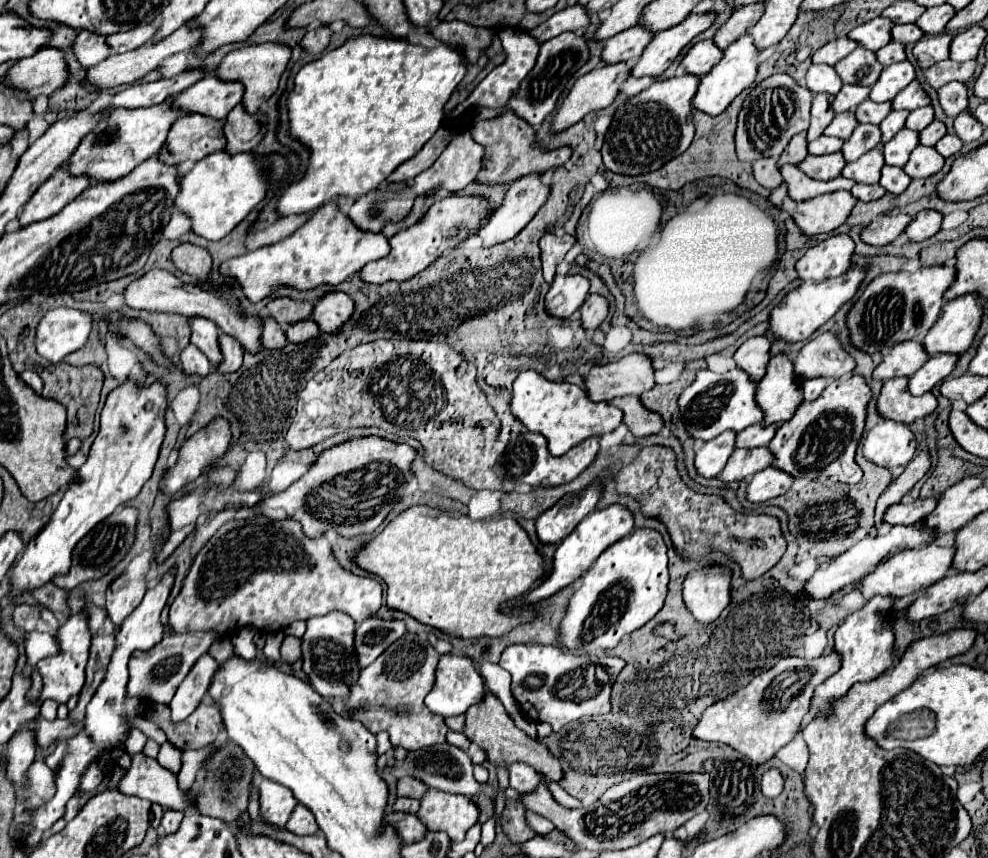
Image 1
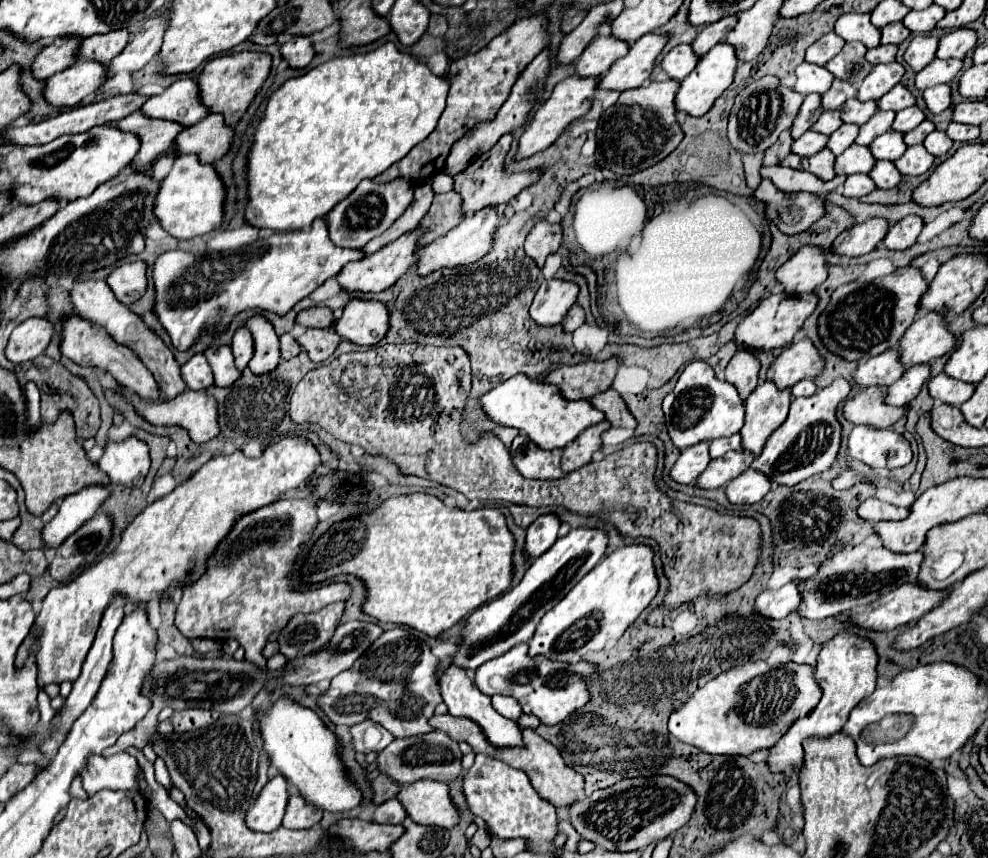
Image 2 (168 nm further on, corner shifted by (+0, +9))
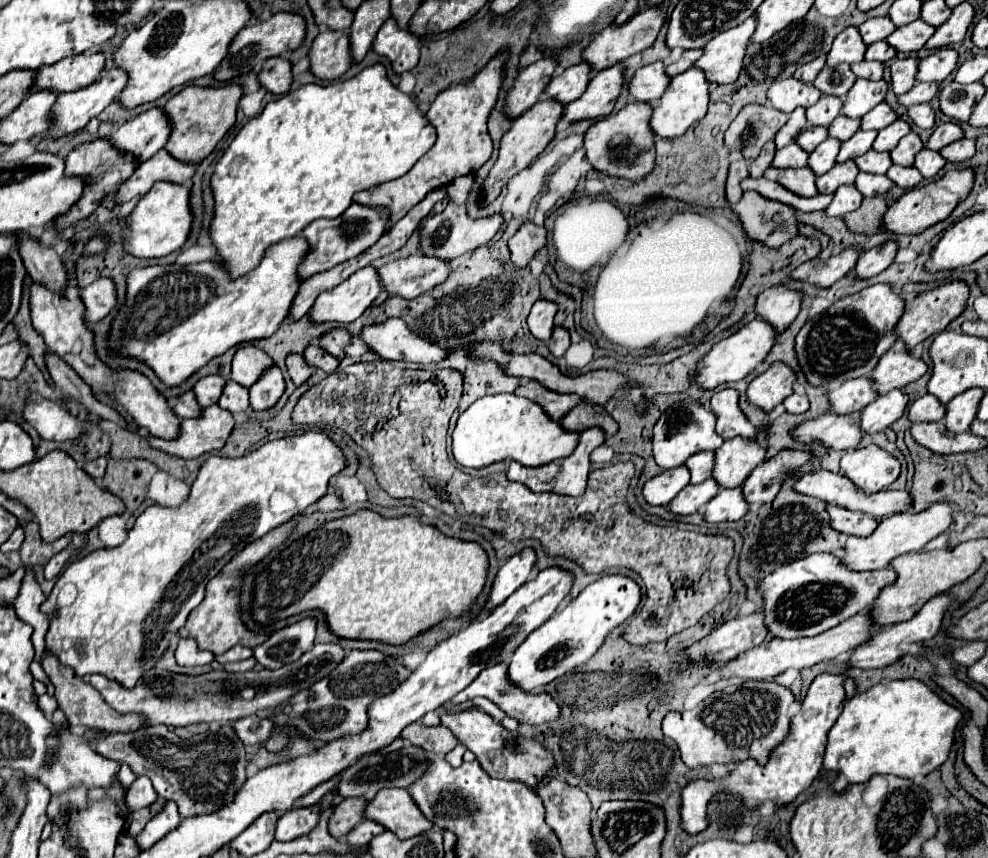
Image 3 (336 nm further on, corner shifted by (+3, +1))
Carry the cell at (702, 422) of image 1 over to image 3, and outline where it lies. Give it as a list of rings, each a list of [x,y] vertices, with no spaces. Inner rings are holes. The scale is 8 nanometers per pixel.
[[[679,405],[661,413],[655,429],[653,429],[653,457],[661,469],[681,467],[693,453],[699,451],[715,451],[723,445],[721,437],[715,433],[717,417],[703,405]]]

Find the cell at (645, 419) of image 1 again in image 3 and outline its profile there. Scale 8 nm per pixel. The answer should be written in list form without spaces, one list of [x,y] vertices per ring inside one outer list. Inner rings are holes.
[[[575,405],[563,419],[561,425],[569,431],[585,431],[591,427],[603,429],[609,437],[617,433],[617,423],[607,415],[607,411],[599,405]]]

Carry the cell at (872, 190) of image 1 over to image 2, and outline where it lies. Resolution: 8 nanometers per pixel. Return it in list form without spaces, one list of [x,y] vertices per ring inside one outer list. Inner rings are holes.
[[[850,175],[850,177],[846,179],[846,183],[844,183],[844,191],[842,191],[842,193],[844,193],[846,197],[856,197],[856,199],[860,199],[860,197],[872,193],[874,189],[876,189],[876,185],[874,185],[874,181],[872,181],[870,175]]]

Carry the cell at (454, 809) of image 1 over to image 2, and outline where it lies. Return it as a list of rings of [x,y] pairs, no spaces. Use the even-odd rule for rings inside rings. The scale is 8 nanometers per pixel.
[[[422,779],[404,785],[396,797],[402,801],[408,817],[420,825],[438,825],[452,829],[460,821],[460,809],[454,805],[446,783]]]

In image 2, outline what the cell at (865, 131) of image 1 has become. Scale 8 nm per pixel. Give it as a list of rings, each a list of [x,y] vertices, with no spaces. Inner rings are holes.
[[[842,125],[838,131],[834,131],[830,135],[830,141],[828,141],[826,147],[834,155],[840,155],[840,153],[844,153],[856,141],[856,135],[858,133],[860,133],[860,127],[858,125]]]

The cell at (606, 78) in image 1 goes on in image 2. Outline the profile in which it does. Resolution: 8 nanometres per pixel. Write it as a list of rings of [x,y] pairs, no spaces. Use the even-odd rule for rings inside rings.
[[[568,77],[568,79],[560,81],[560,83],[554,87],[550,99],[544,101],[544,103],[538,107],[538,111],[534,113],[534,117],[532,117],[532,121],[528,123],[526,131],[522,133],[520,145],[518,145],[518,155],[516,155],[516,157],[522,159],[522,157],[530,157],[530,155],[534,155],[534,153],[538,153],[538,151],[548,149],[548,147],[564,133],[564,129],[566,129],[572,121],[584,117],[584,115],[590,111],[590,107],[592,107],[594,93],[598,91],[598,81],[600,81],[600,77]]]

